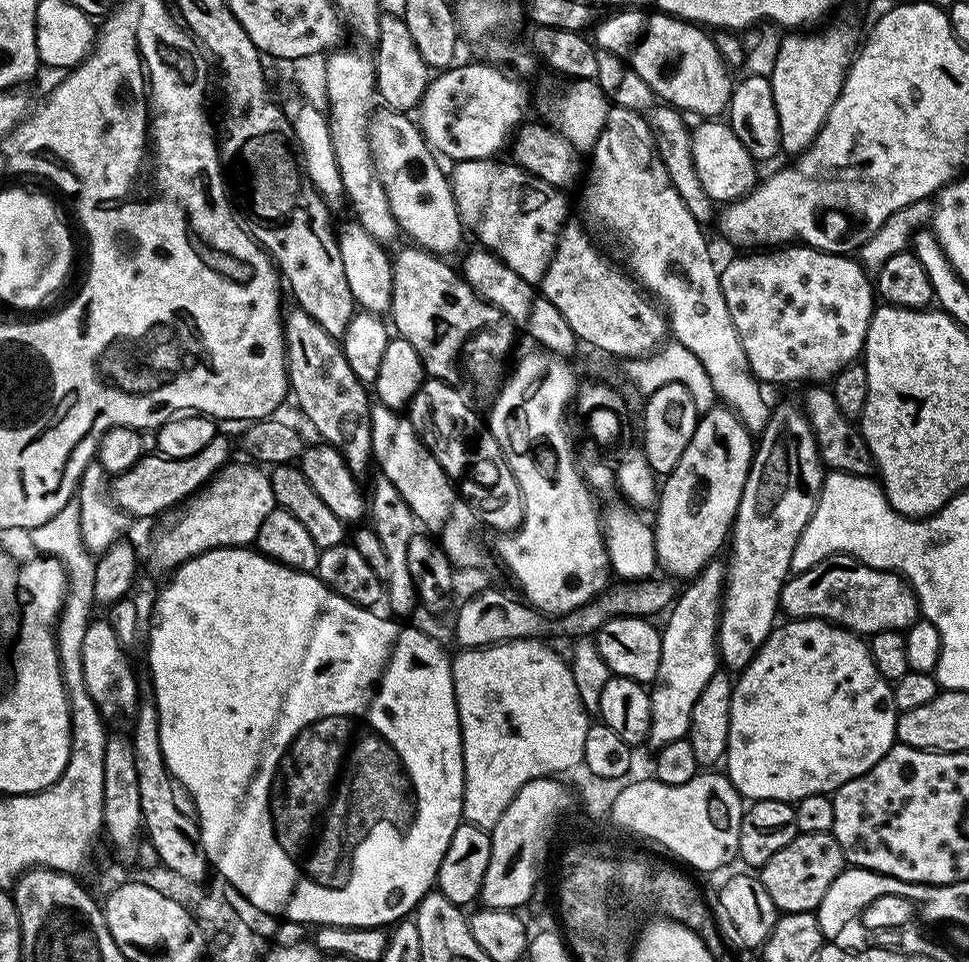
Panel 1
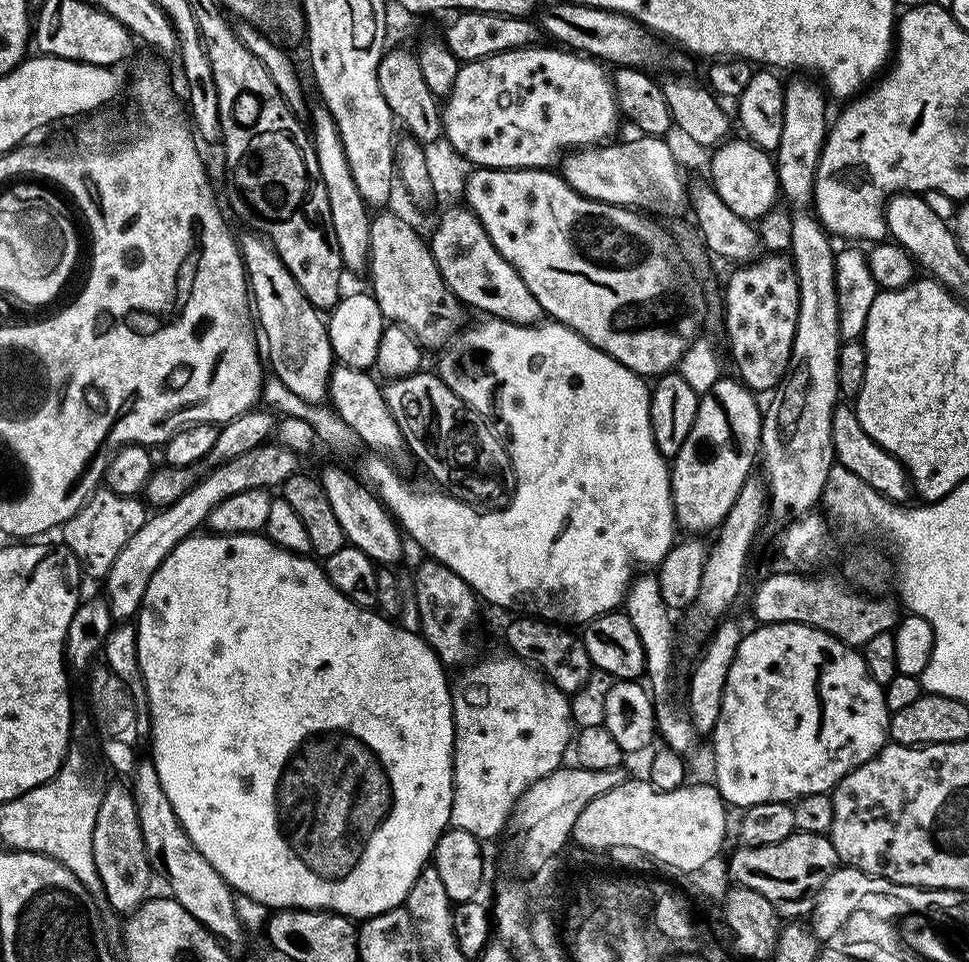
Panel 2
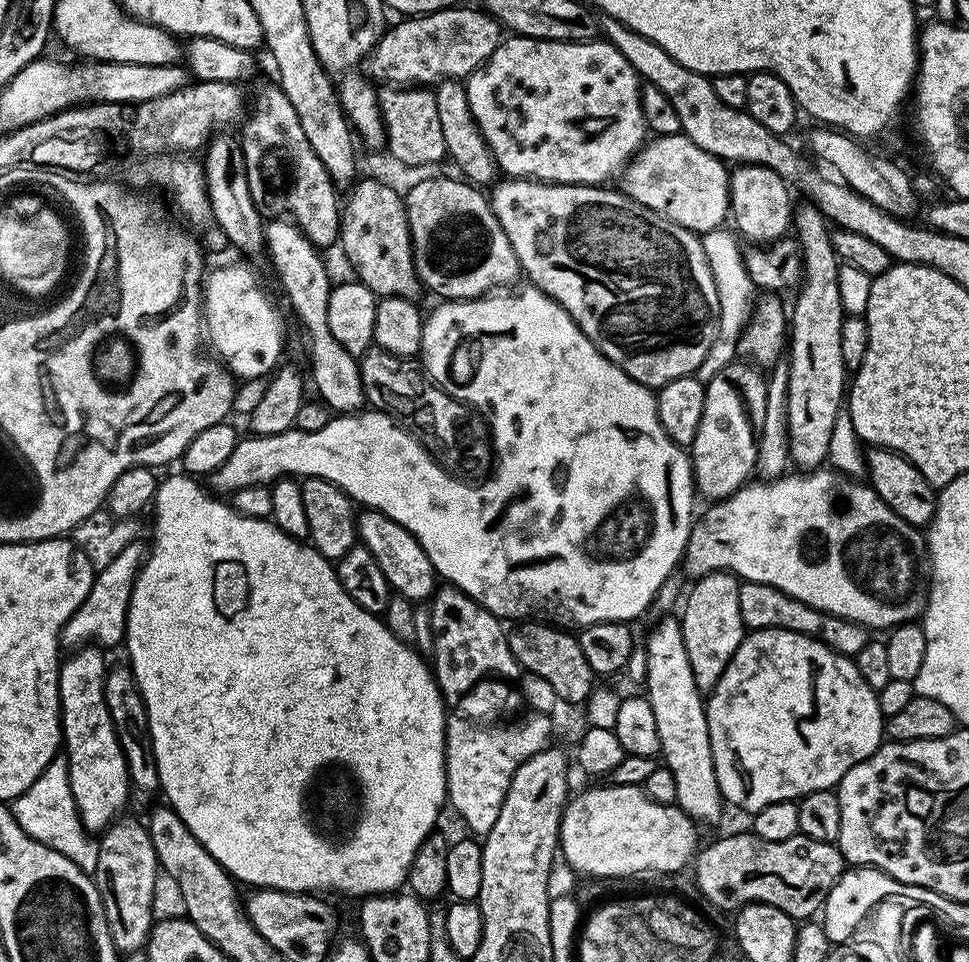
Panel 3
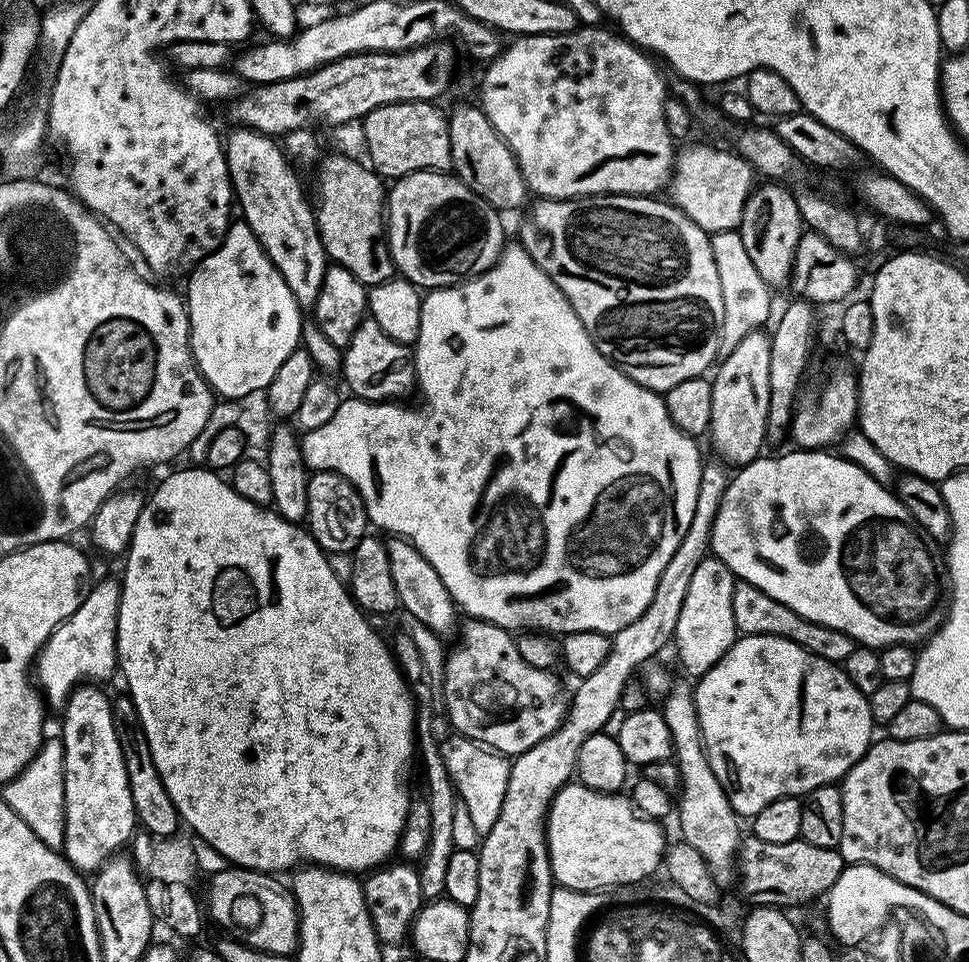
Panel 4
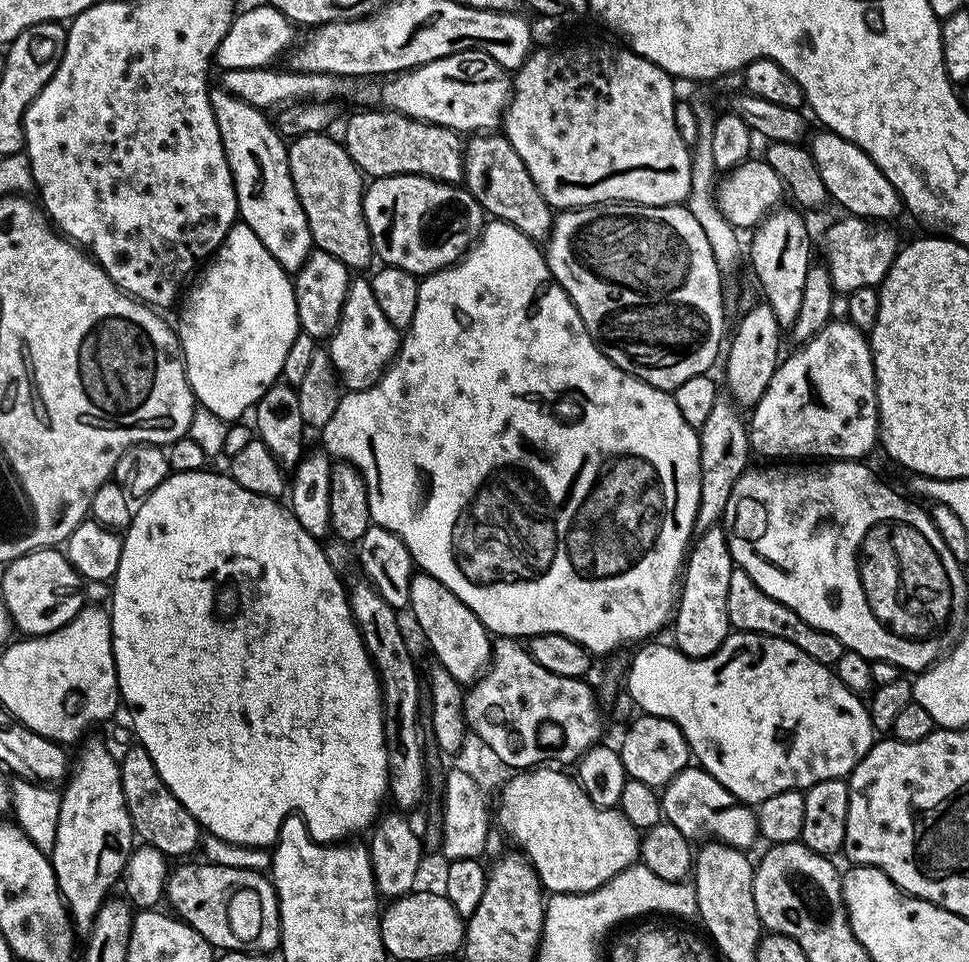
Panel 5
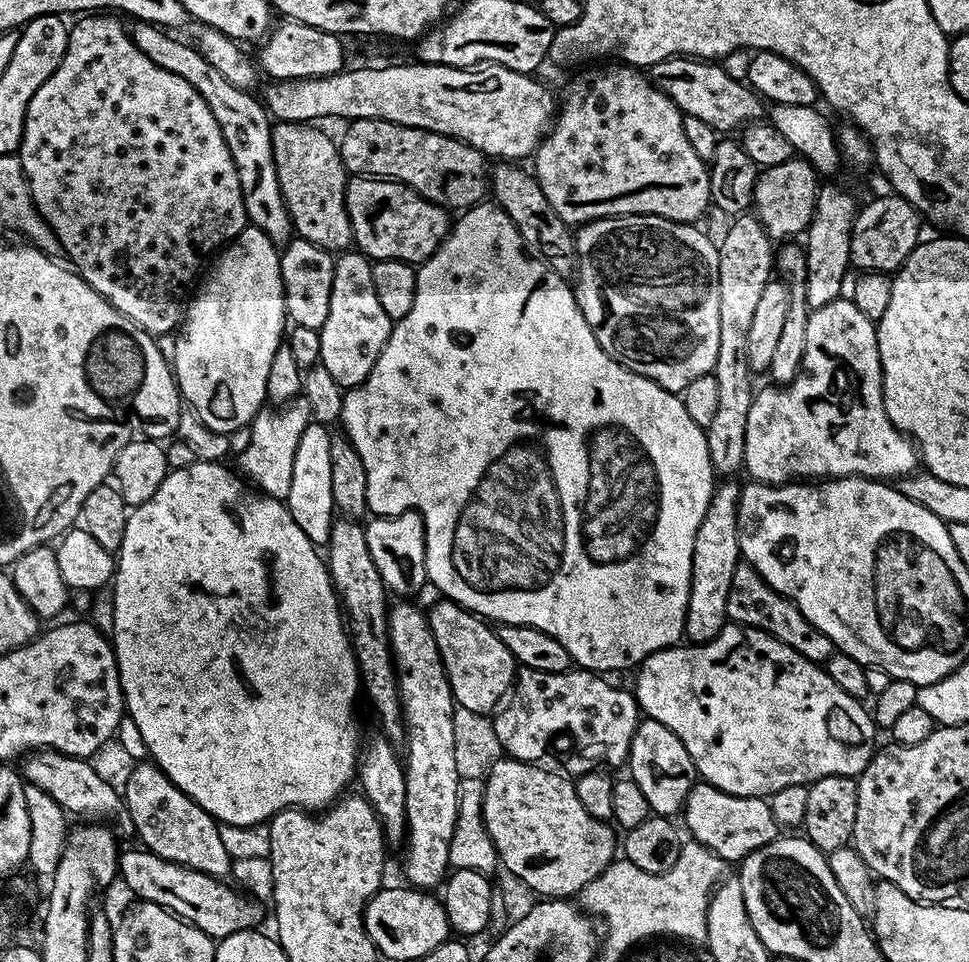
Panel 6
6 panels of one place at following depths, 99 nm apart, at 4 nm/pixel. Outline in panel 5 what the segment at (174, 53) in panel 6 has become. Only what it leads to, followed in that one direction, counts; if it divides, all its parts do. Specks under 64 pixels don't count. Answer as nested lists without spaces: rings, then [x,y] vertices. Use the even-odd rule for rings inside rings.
[[[213,87],[209,91],[209,102],[225,148],[226,162],[232,171],[239,219],[258,234],[258,242],[270,250],[285,272],[299,272],[308,255],[314,251],[314,245],[306,214],[290,178],[285,137],[280,135],[273,121],[271,124],[264,117],[267,115],[261,109],[234,98],[225,88]]]

